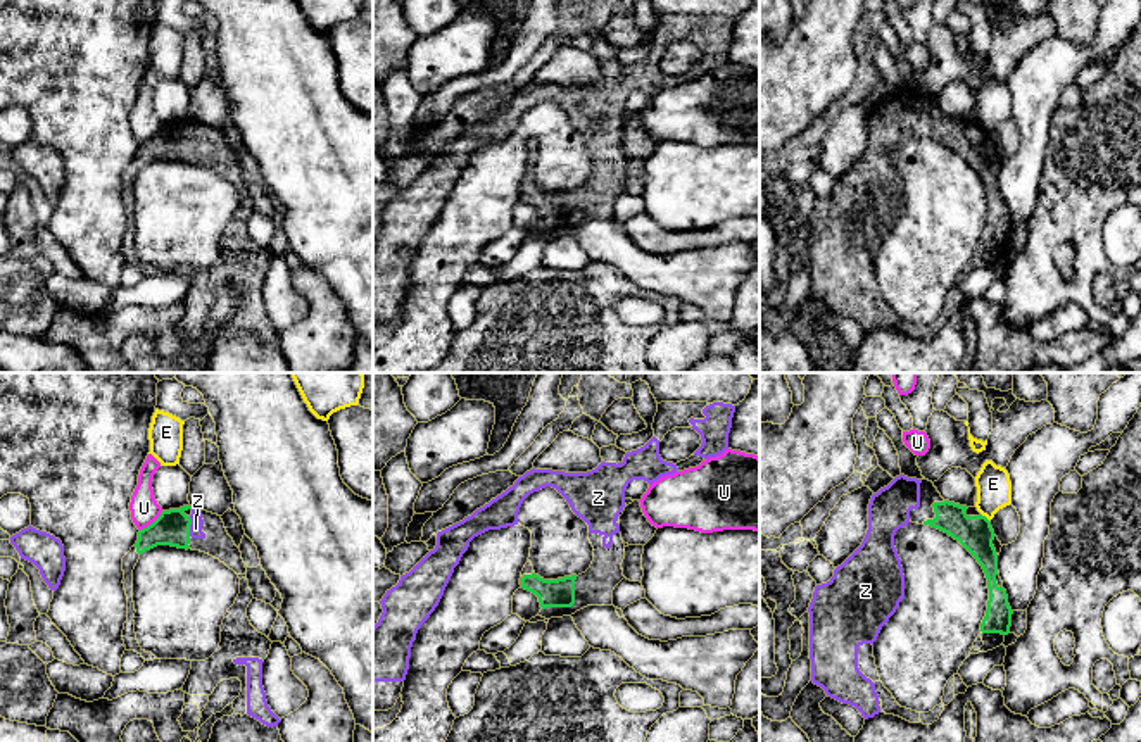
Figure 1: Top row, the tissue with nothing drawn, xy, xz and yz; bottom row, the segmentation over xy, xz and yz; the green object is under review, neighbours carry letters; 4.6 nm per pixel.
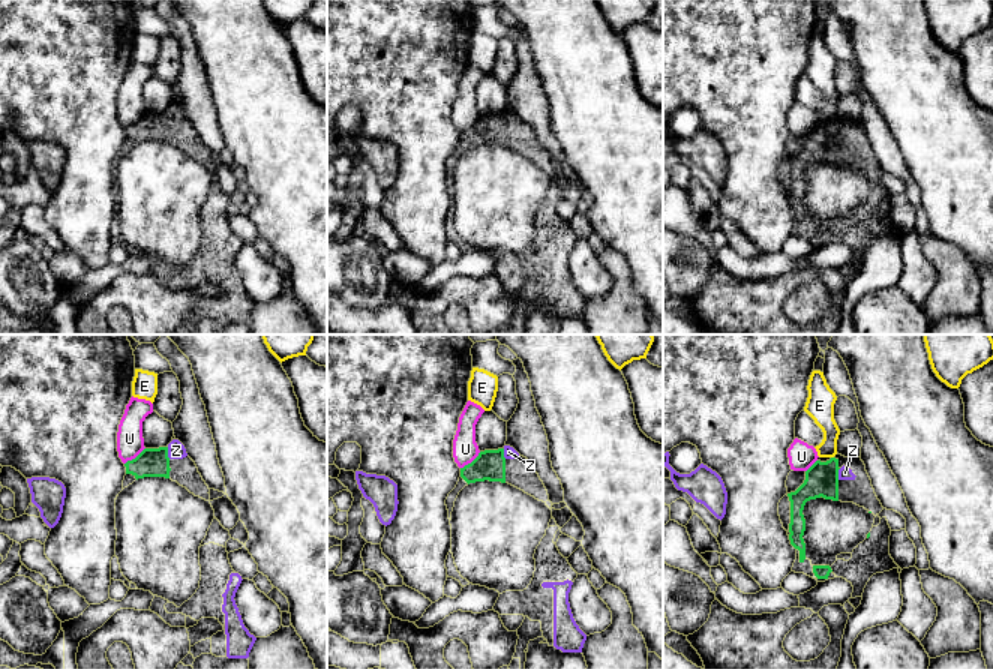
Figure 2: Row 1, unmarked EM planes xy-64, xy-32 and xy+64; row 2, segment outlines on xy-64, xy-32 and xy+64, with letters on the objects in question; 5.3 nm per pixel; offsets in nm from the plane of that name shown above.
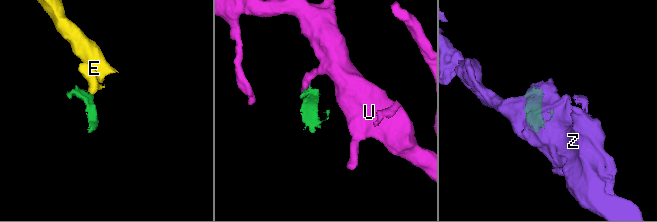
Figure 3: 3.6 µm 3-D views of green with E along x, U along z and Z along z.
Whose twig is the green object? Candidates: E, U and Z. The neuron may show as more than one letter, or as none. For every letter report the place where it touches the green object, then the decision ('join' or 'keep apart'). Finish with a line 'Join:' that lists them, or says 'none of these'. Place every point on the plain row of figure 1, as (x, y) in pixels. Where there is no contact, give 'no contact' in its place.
E: contact yz (986, 132); keep apart
U: contact xy (152, 137); keep apart
Z: contact xy (189, 140); join
Join: Z

